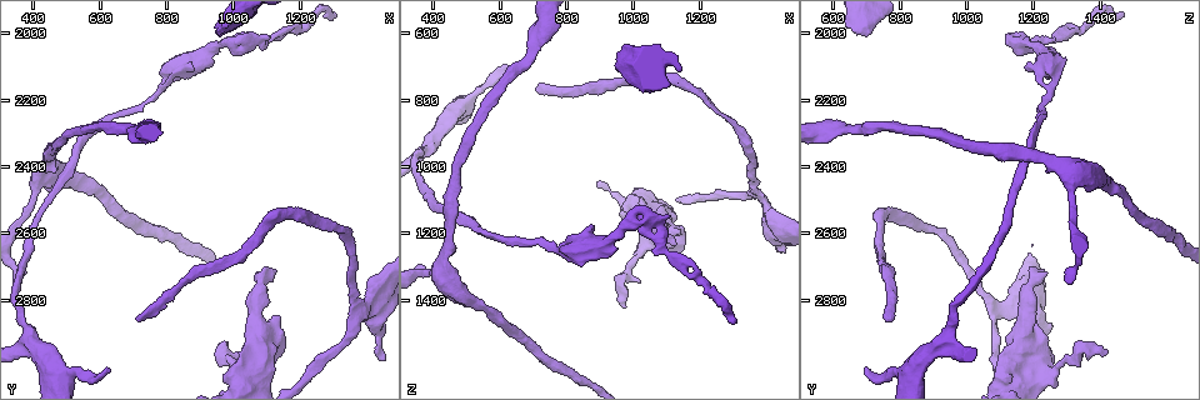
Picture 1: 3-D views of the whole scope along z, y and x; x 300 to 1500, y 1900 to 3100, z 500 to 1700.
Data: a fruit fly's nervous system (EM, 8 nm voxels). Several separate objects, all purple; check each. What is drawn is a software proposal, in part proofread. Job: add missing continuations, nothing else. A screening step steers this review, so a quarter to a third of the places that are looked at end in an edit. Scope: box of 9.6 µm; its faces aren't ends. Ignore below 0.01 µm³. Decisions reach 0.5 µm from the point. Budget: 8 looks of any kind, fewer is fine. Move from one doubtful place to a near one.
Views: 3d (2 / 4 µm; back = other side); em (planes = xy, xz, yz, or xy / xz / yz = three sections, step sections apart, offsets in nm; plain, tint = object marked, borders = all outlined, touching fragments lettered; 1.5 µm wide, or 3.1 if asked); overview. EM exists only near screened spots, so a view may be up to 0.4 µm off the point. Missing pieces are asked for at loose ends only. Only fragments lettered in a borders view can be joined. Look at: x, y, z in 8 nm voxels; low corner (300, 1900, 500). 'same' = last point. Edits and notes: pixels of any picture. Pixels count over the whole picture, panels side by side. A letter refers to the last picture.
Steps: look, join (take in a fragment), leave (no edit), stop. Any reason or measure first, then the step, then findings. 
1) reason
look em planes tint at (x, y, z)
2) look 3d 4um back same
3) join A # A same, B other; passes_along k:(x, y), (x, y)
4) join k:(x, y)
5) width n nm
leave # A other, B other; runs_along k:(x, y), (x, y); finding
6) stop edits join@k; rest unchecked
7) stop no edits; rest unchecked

free end
look 3d 4um at (1120, 2710, 1230)

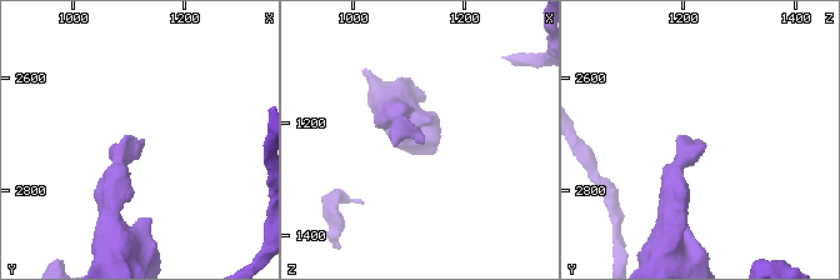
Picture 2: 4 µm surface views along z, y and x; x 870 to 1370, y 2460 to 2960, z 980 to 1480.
shape alone is not enough
look em planes borders at (1125, 2710, 1235)

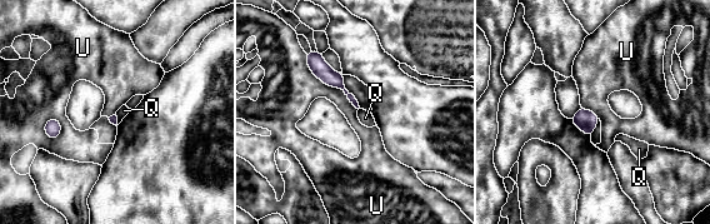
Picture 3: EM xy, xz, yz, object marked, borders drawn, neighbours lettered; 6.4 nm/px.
leave # Q other, U other; runs_along 3:(309, 56), (351, 98); no lettered fragment goes on from it

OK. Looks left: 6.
free end
look 3d 4um at (980, 2960, 1420)

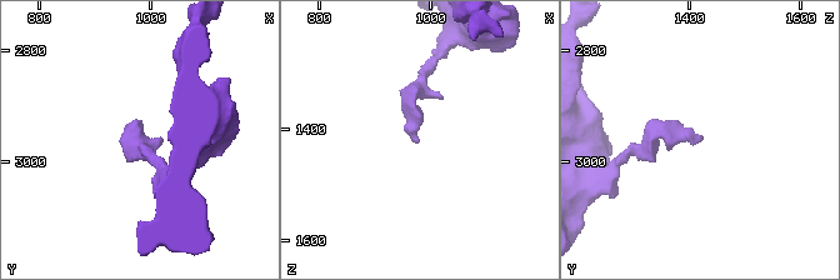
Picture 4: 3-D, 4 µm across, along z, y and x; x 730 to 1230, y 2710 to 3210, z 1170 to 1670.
look em planes borders at (975, 2960, 1425)

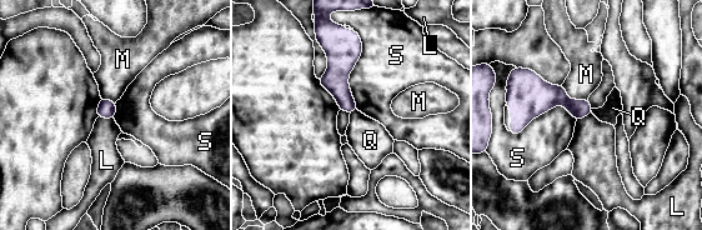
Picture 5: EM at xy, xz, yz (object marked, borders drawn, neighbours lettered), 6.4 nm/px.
longest_contact S 500 nm
leave # L other, M other, Q other, S other; border 5:(356, 109), (350, 114); none of them fits

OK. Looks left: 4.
stops while still wide
look 3d 4um at (950, 1990, 650)

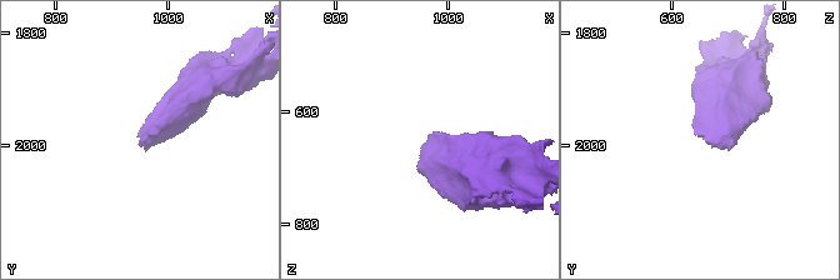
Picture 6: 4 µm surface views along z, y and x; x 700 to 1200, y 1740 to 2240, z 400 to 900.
shape alone is not enough
look em xy step 8 plain at (955, 1990, 655)

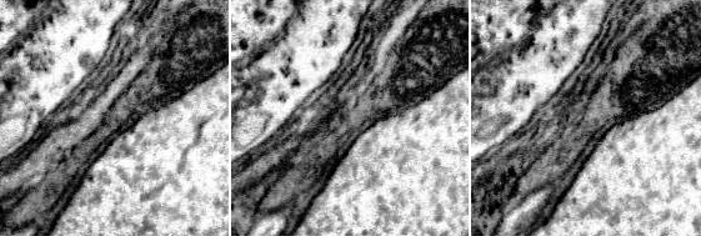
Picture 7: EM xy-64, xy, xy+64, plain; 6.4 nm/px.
see the neighbours
look em xy step 8 borders same

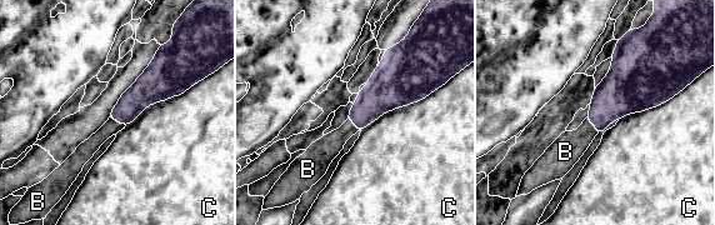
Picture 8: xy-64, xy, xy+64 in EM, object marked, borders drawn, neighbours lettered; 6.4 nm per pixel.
longest_contact C 550 nm
join B # B same, C other; passes_along 8:(619, 94), (594, 124), (566, 150); it goes on there

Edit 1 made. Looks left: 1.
stop edits join@8; rest unchecked

